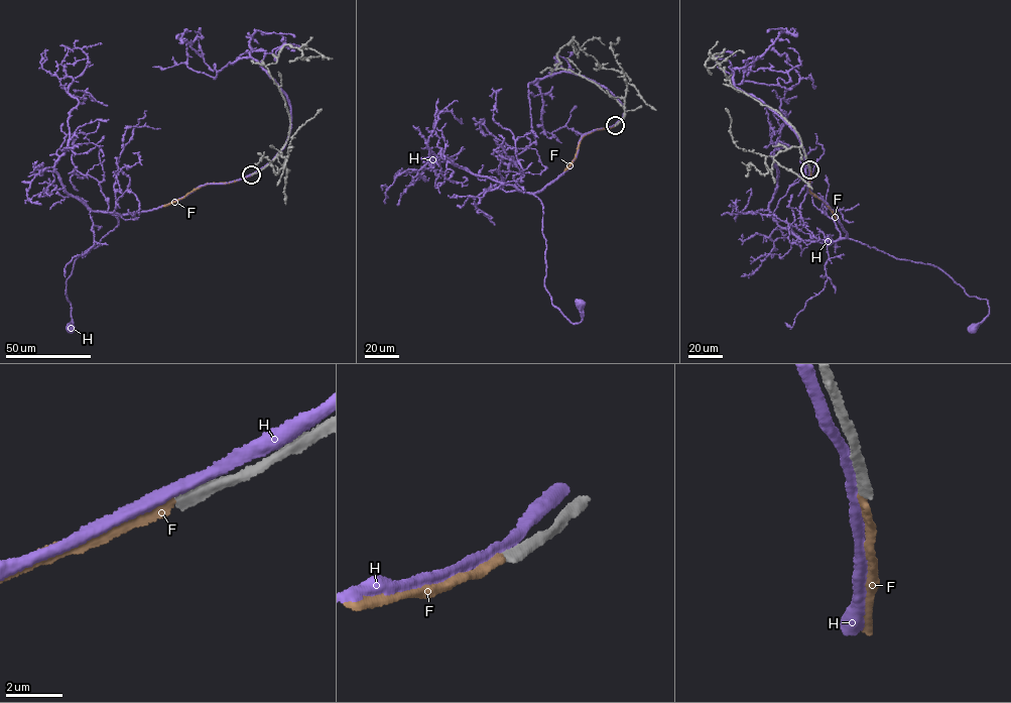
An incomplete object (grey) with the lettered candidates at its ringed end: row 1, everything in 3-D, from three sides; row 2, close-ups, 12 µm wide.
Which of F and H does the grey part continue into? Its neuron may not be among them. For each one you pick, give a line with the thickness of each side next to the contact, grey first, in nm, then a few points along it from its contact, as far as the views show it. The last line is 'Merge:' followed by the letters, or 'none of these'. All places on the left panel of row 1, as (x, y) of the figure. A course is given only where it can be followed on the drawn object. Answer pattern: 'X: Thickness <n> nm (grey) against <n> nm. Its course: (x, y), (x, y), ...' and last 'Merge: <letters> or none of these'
F: Thickness 320 nm (grey) against 280 nm. Its course: (252, 174), (229, 183), (204, 185), (162, 206)
Merge: F

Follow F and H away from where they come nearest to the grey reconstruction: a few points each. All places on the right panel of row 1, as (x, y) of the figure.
F: (809, 169), (807, 189), (824, 200), (836, 218)
H: (809, 168), (807, 190), (833, 210), (847, 237), (939, 268), (967, 295), (987, 300), (988, 315), (974, 328)

